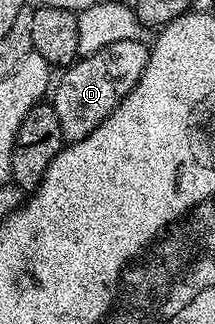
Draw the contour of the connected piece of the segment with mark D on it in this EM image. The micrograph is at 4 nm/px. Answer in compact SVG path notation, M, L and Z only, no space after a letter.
M122 39L119 43L110 43L103 51L95 51L95 55L78 56L72 65L64 70L61 82L56 82L51 93L51 104L55 115L59 115L59 127L63 131L66 142L87 139L101 123L106 121L119 107L121 100L139 83L143 71L149 62L150 46L144 40Z

